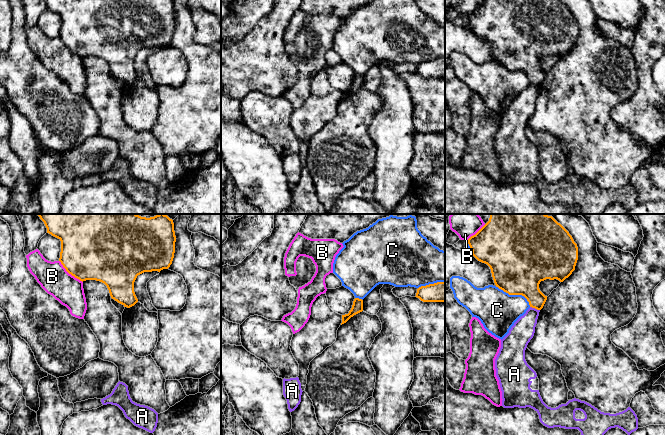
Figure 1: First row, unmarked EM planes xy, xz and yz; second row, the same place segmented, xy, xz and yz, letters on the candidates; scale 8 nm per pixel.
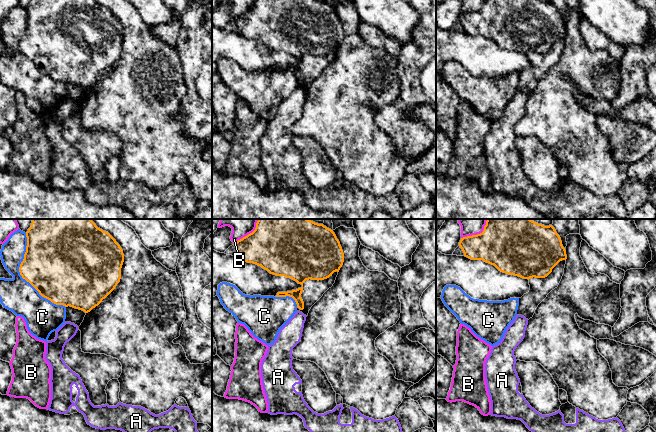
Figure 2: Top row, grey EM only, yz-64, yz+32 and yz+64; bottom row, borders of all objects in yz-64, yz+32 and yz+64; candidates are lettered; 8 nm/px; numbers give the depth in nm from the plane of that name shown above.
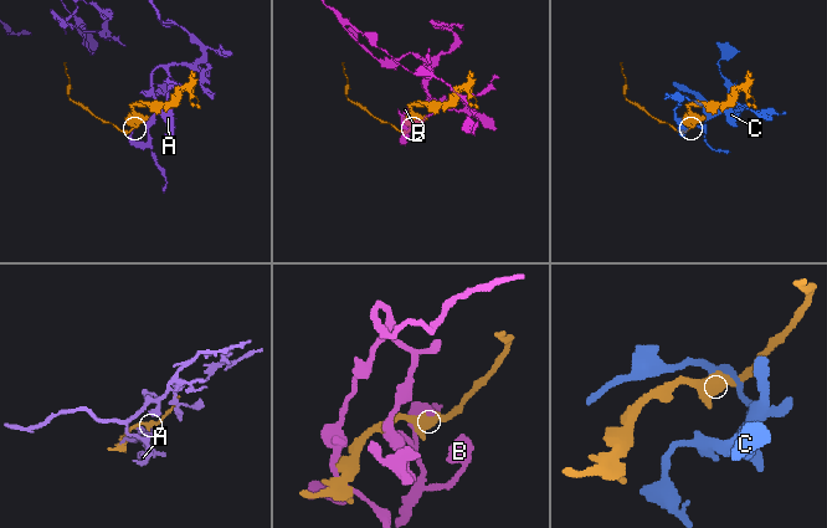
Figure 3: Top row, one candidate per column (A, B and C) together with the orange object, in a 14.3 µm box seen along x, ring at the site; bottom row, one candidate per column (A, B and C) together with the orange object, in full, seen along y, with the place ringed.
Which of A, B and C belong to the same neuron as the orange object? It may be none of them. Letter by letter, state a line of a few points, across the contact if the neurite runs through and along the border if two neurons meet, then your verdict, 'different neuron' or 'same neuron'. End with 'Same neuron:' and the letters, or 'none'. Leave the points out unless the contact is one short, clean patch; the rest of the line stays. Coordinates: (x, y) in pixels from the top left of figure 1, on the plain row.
A: yz (530, 82), (539, 86) | different neuron
B: different neuron
C: different neuron
Same neuron: none

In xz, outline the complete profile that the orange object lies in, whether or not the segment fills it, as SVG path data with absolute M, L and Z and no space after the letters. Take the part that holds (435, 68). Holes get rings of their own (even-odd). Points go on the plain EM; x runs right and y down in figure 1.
M445 58L421 62L415 73L423 78L445 78Z

